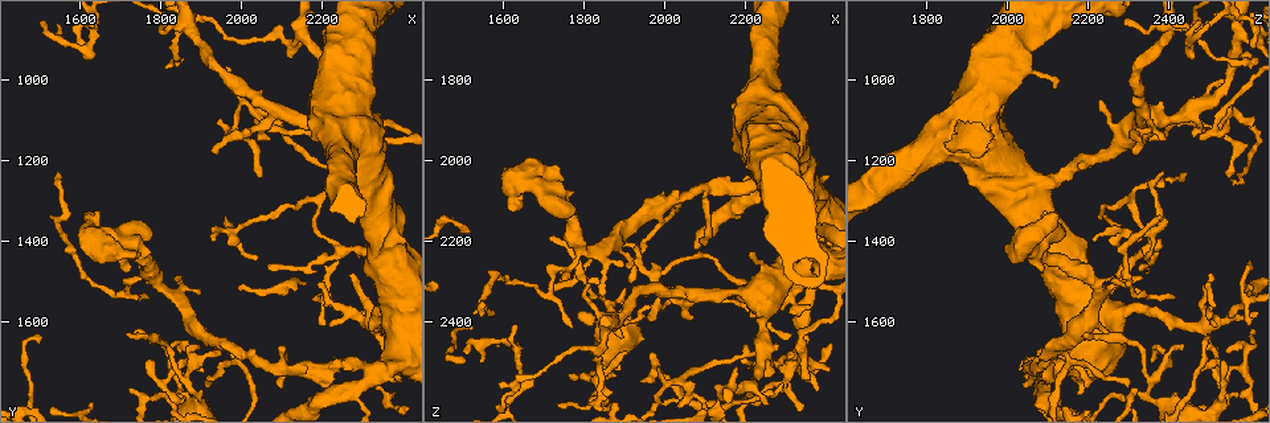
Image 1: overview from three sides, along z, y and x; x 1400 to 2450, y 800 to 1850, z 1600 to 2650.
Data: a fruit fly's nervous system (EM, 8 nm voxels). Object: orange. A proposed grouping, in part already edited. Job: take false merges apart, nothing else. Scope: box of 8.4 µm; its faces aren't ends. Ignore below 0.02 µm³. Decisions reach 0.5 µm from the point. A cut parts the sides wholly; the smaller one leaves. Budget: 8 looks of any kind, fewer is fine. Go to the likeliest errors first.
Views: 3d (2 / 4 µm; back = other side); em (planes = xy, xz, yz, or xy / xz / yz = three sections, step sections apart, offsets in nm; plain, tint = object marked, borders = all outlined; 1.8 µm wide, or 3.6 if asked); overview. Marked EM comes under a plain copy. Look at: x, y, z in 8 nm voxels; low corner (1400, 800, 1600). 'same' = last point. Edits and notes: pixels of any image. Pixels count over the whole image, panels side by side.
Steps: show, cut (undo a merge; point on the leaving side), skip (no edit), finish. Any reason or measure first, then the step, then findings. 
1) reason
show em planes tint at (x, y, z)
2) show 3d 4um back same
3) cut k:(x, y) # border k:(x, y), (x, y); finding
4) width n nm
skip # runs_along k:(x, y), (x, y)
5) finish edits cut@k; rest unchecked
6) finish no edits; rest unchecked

four-way junction
show 3d 4um at (2255, 1140, 2305)

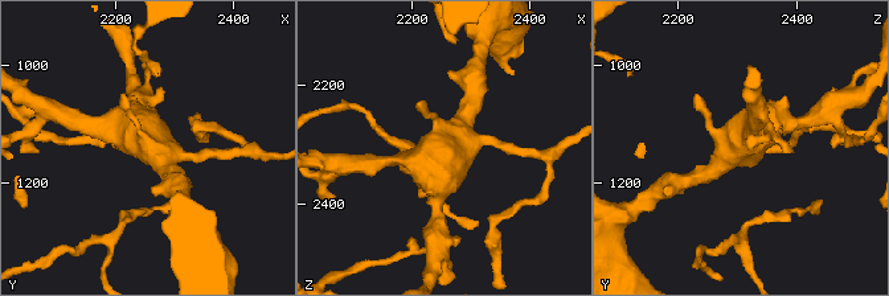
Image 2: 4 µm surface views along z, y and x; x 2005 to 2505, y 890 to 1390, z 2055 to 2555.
show em 3.6um xy step 8 tint at (2255, 1135, 2300)

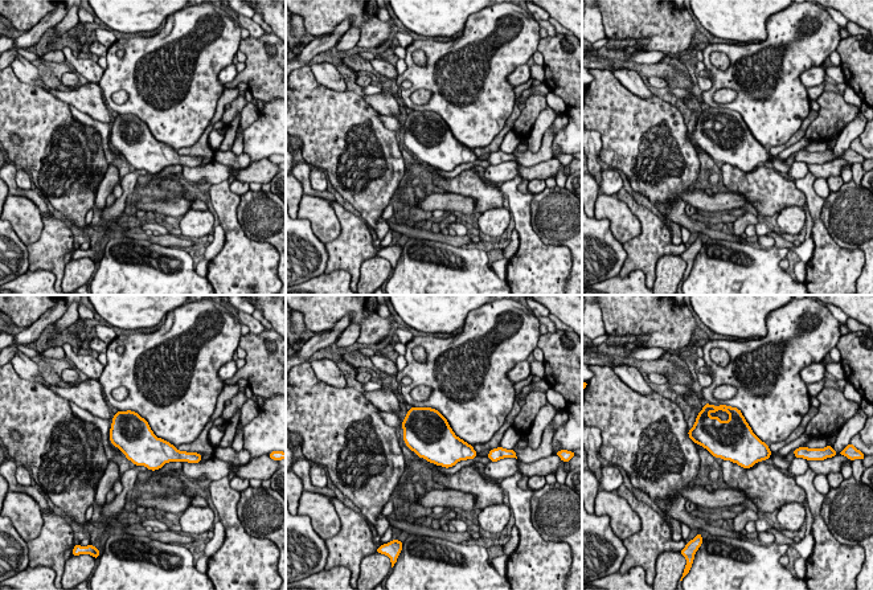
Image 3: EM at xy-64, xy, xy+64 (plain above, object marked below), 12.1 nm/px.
another direction
show em 3.6um planes tint same

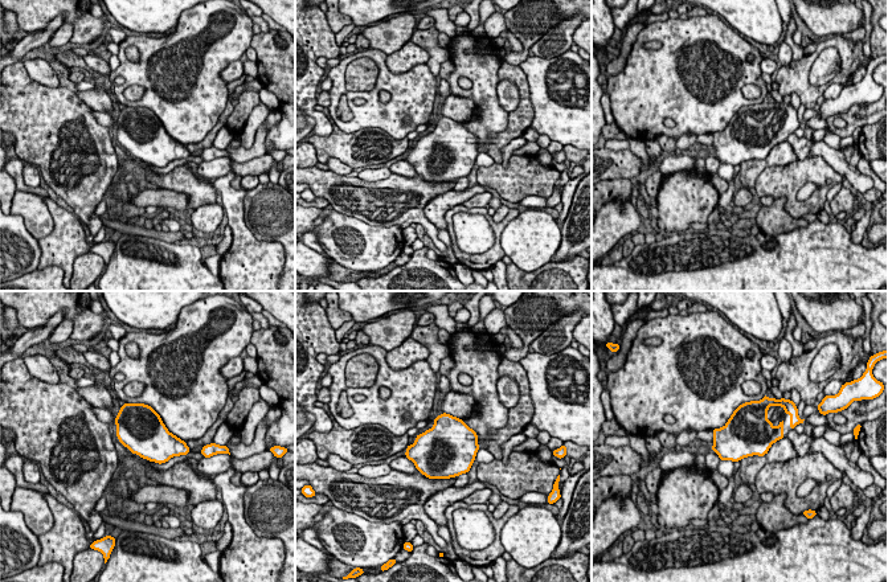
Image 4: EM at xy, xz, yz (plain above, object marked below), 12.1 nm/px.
skip # continuous, no second neuron

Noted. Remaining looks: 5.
branch point
show em xz step 8 tint at (2040, 1085, 2550)

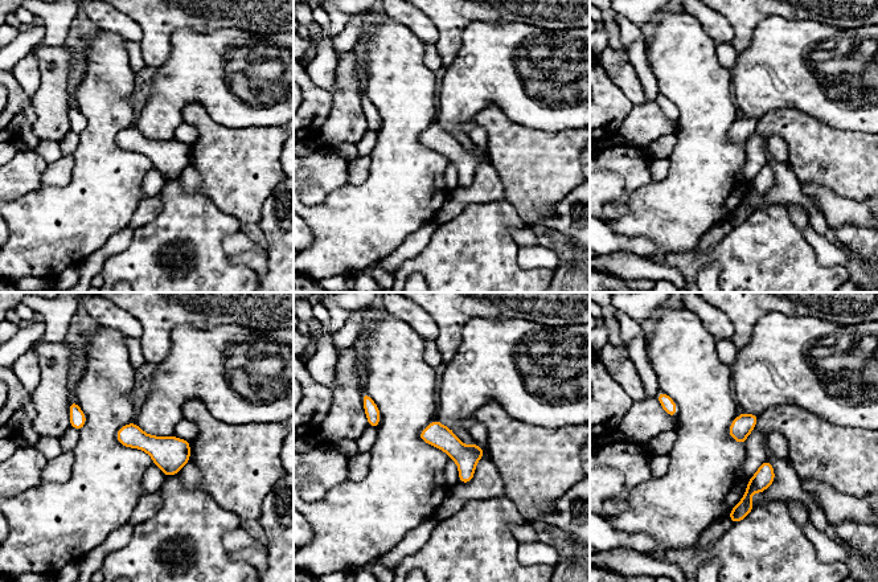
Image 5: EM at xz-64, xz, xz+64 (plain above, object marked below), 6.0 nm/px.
width 140 nm
skip # all the same neuron

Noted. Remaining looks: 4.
small branch off a trunk
show em 3.6um planes tint at (2325, 1720, 2085)

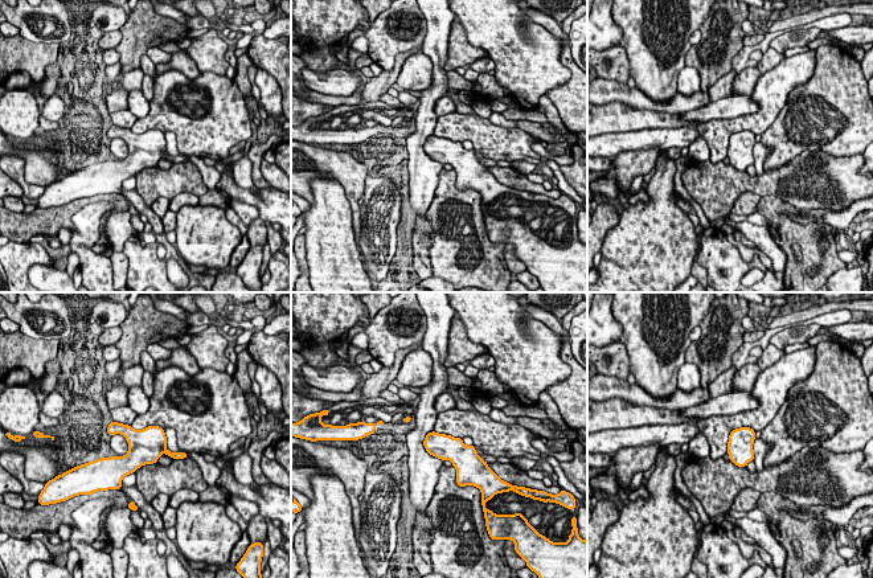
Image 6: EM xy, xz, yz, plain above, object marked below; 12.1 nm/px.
skip # continuous, no second neuron

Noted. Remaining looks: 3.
a fork
show 3d 4um at (2325, 1620, 2475)

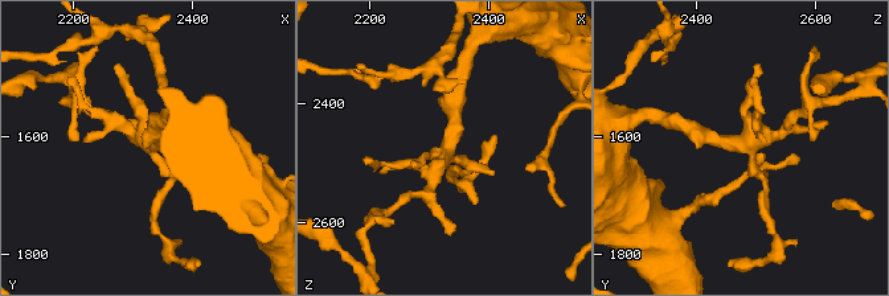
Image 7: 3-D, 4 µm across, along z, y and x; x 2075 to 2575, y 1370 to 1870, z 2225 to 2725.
need the tissue
show em 3.6um planes tint at (2330, 1615, 2480)

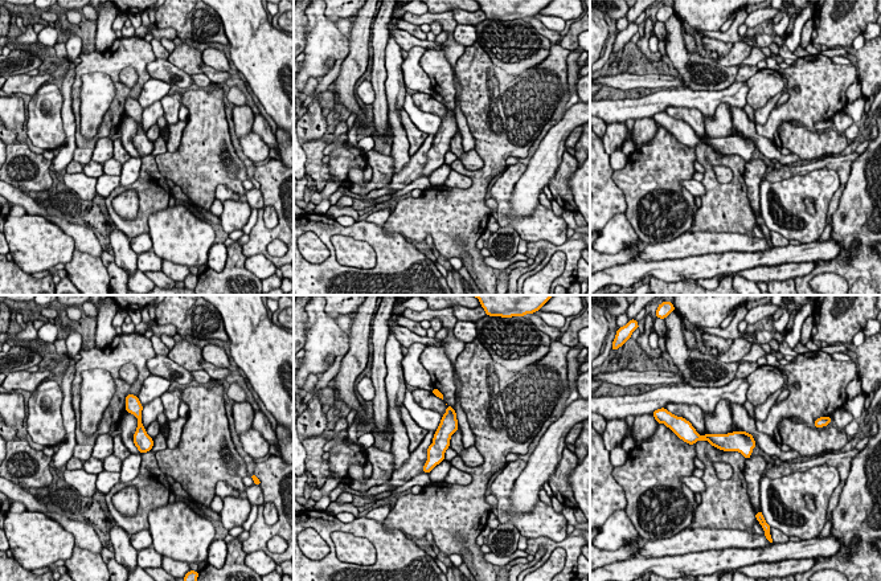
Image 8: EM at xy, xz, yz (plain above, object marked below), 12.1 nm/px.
width 200 nm
skip # runs_along 8:(450, 410), (449, 425), (426, 469); one neuron here

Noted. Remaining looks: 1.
finish no edits; rest unchecked

